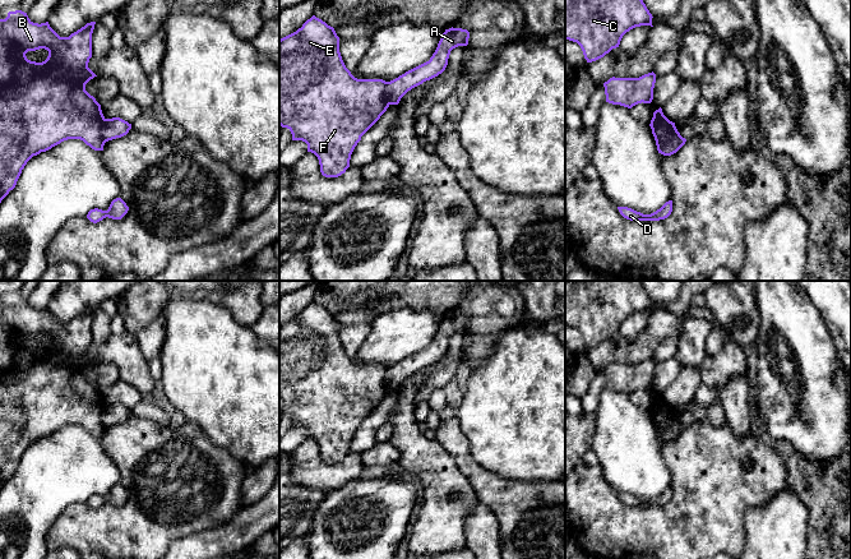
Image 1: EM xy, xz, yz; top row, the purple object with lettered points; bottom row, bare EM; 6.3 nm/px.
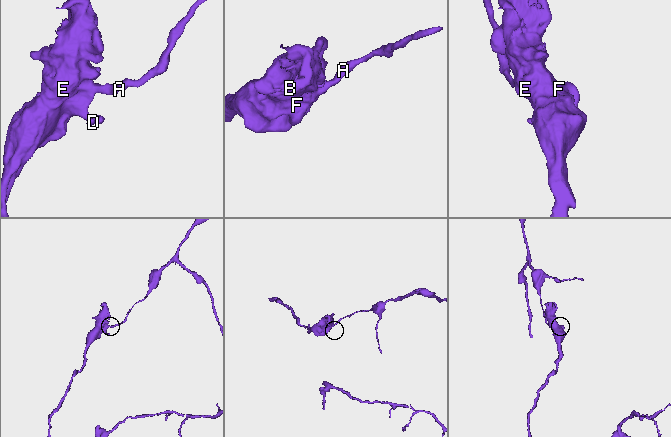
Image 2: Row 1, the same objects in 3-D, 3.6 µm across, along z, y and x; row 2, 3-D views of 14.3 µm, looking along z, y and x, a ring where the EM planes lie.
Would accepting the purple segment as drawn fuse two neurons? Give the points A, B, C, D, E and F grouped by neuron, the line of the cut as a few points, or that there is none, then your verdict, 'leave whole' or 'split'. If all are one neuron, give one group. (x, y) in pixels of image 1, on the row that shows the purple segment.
A / B C D E F; cut in yz along (674, 125), (661, 138), (652, 133); split

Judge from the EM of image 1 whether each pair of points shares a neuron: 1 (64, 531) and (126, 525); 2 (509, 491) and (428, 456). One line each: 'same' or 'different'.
1: same
2: different

